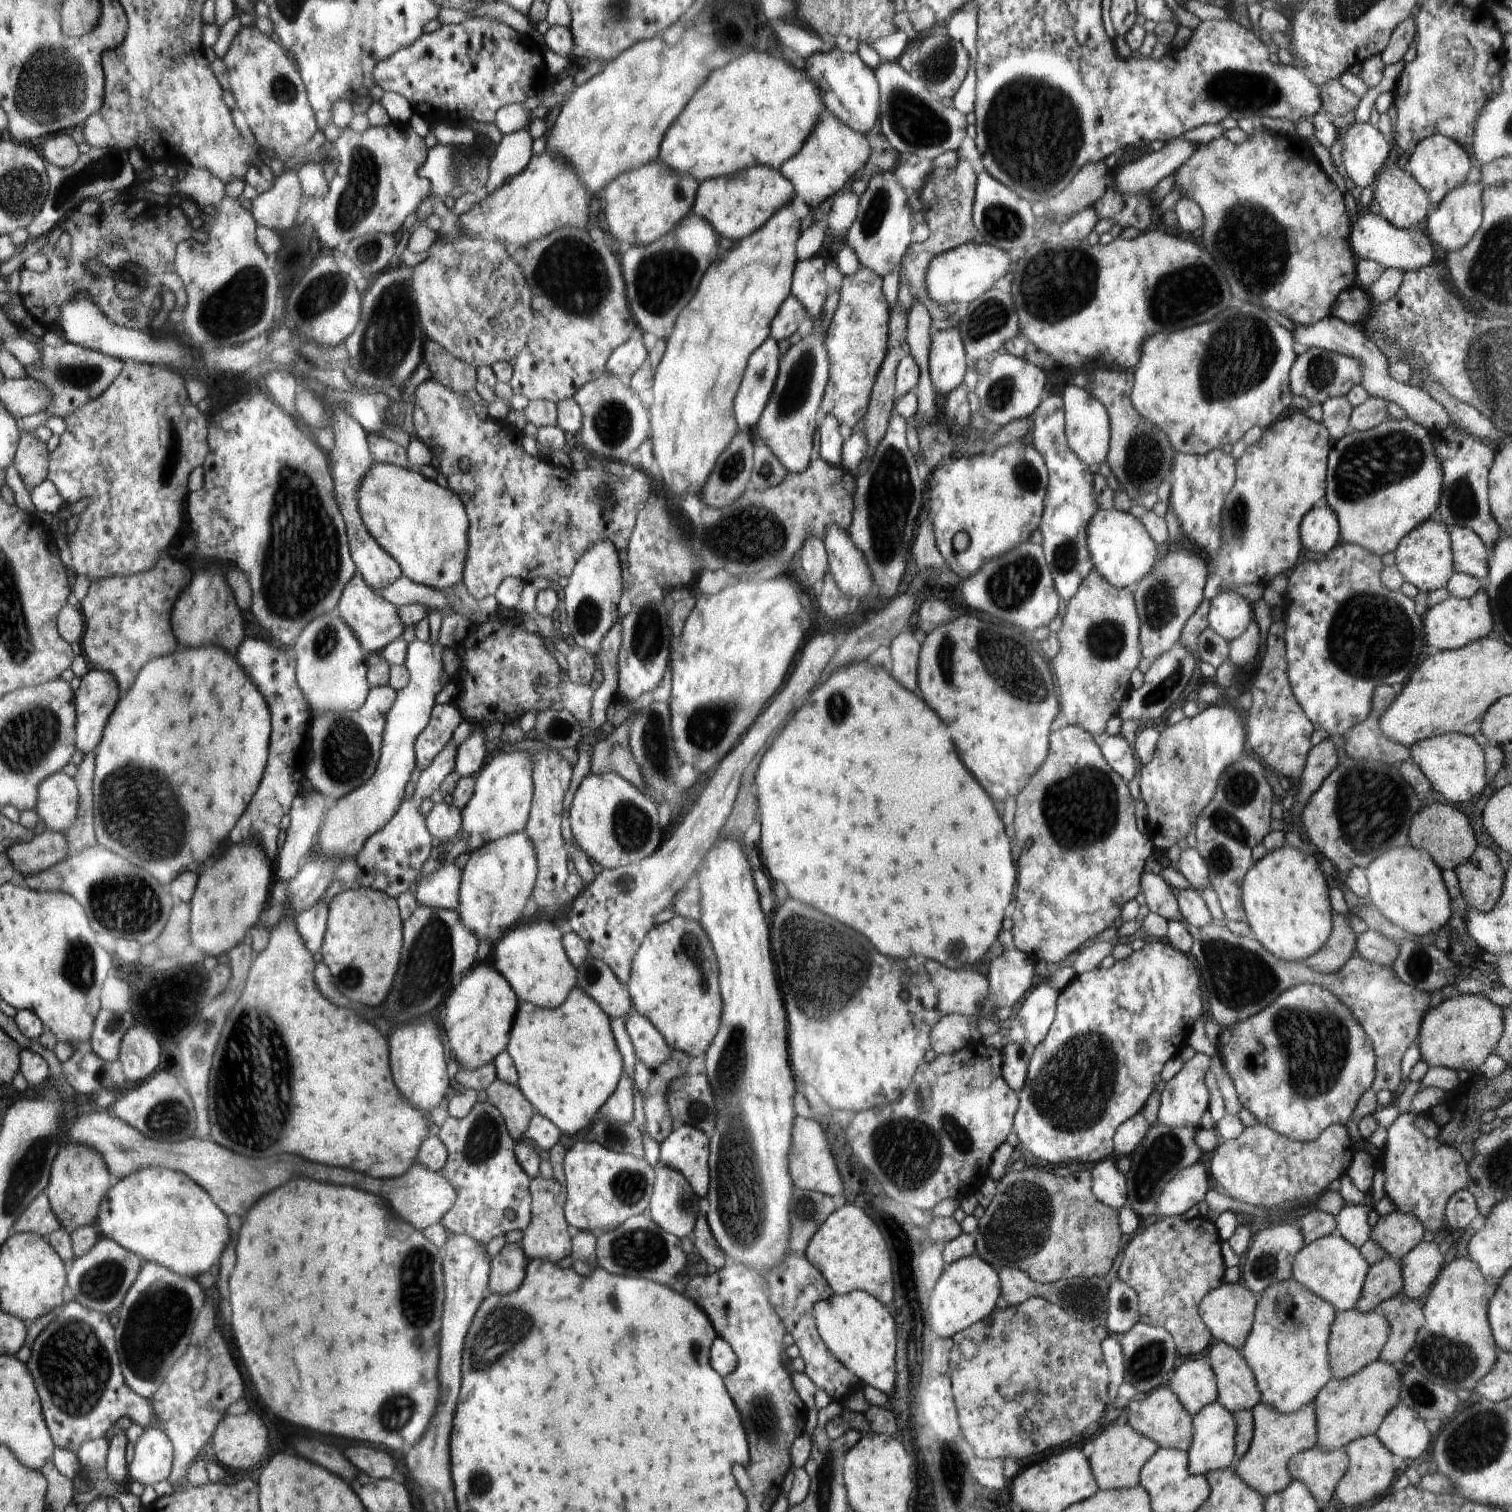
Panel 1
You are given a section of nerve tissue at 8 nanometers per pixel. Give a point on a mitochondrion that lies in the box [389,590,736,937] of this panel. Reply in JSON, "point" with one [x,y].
{"point":[633,828]}

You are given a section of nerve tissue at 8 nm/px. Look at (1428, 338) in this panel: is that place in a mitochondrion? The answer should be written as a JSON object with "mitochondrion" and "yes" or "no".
{"mitochondrion":"no"}

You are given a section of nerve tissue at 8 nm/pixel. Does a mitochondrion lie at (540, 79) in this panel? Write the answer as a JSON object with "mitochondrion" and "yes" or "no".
{"mitochondrion":"no"}

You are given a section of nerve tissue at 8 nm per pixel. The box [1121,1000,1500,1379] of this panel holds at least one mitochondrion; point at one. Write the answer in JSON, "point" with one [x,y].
{"point":[1317,1044]}

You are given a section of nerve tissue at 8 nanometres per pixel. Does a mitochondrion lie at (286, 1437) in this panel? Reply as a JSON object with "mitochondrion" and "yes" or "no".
{"mitochondrion":"no"}

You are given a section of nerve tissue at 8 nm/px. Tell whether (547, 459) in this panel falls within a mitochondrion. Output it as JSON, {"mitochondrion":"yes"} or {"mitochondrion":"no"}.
{"mitochondrion":"no"}

